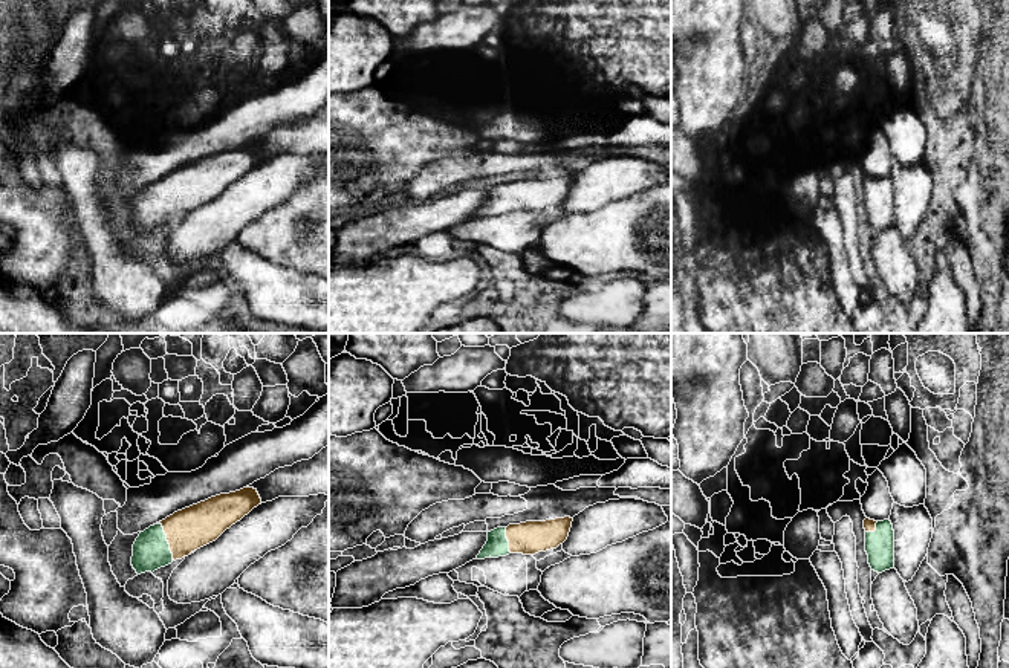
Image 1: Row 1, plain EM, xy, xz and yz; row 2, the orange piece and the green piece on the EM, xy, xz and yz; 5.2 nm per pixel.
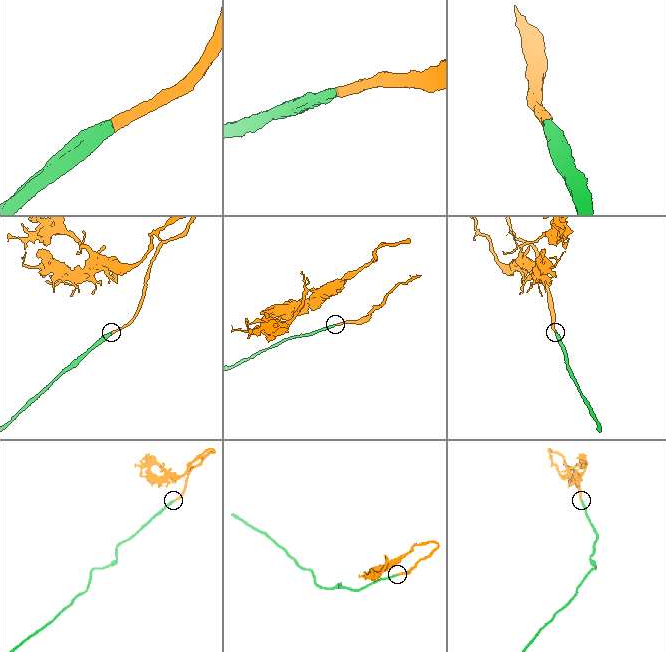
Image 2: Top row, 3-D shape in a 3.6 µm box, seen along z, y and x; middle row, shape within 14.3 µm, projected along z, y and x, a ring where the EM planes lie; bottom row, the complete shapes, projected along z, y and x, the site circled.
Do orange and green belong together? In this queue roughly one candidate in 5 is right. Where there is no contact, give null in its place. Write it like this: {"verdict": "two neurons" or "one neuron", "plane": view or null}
{"verdict": "one neuron", "plane": "xy"}

